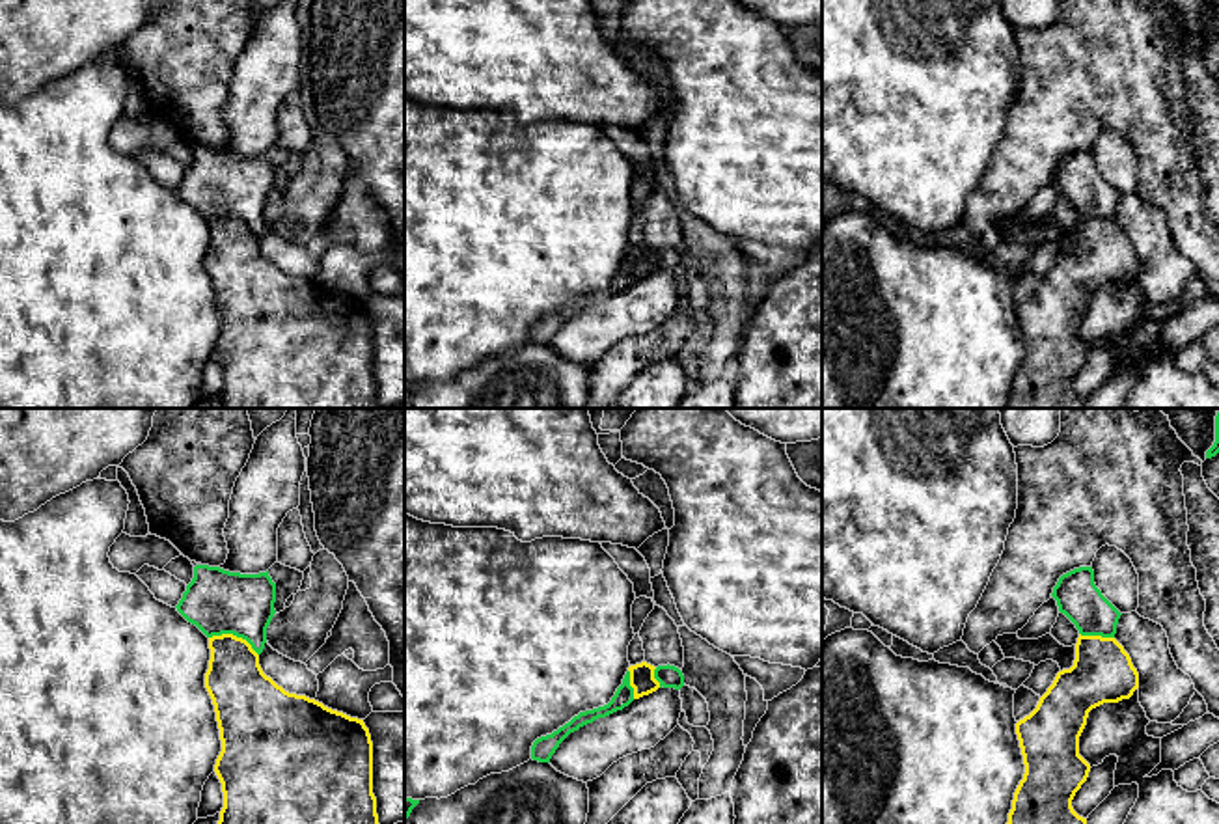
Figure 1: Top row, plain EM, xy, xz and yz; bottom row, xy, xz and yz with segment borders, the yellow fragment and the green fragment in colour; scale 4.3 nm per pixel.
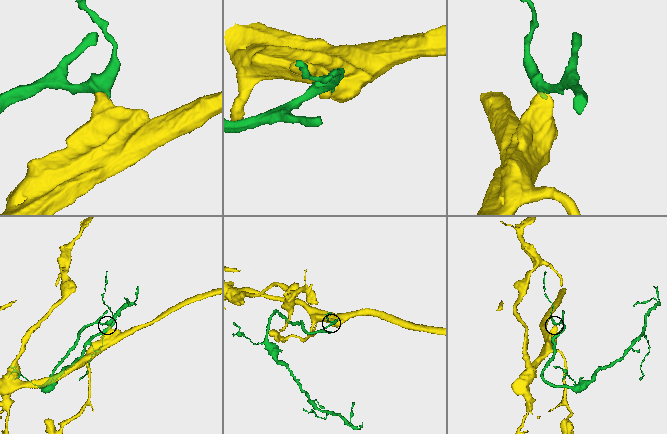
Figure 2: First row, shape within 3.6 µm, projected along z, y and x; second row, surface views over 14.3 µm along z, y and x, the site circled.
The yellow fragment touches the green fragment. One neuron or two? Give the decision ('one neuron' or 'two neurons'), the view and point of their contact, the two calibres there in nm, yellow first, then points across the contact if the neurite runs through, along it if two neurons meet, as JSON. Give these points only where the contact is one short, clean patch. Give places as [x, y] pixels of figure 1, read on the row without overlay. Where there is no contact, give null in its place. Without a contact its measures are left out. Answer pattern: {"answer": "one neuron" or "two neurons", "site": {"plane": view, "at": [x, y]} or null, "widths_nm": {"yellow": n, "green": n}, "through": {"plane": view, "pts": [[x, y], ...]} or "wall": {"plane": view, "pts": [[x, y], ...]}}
{"answer": "two neurons", "site": {"plane": "xy", "at": [235, 219]}, "widths_nm": {"yellow": 260, "green": 280}, "wall": {"plane": "xy", "pts": [[209, 219], [241, 219], [258, 237]]}}

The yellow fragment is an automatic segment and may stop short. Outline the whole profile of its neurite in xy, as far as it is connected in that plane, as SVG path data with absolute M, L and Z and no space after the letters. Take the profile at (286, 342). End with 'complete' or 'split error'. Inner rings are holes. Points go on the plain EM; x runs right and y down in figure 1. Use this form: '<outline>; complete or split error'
M212 218L209 231L205 270L222 323L214 347L224 375L218 408L380 408L363 302L285 274L263 255L259 237L242 220Z; complete

